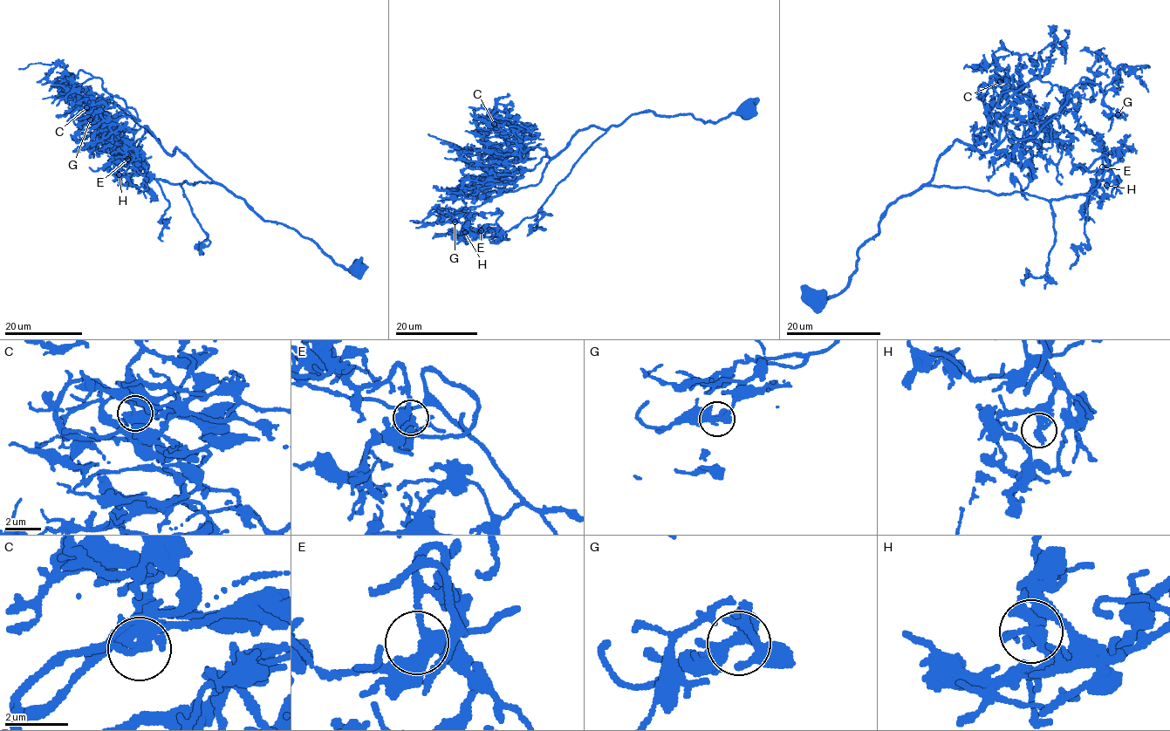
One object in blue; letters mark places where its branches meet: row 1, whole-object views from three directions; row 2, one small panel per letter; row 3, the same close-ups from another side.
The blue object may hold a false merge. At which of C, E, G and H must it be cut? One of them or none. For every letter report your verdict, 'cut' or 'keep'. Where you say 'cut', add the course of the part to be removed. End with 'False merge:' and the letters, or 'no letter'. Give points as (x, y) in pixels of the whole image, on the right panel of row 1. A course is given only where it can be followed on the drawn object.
C: keep
E: keep
G: keep
H: keep
False merge: no letter

